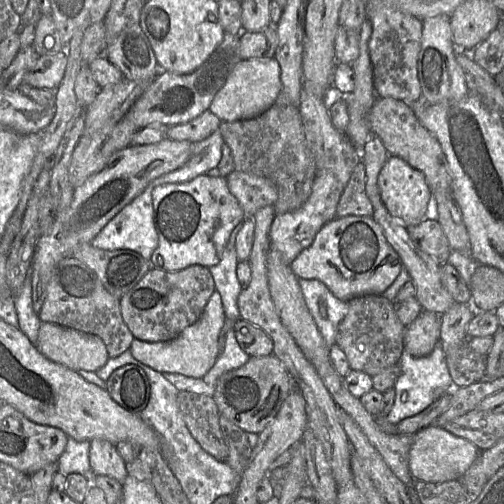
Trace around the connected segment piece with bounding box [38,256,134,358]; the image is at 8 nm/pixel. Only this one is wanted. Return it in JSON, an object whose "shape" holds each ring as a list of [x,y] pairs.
{"shape":[[[73,256],[63,258],[55,267],[47,284],[46,296],[38,317],[41,322],[98,336],[103,340],[109,358],[127,351],[134,340],[122,318],[119,299],[107,291],[90,268]]]}

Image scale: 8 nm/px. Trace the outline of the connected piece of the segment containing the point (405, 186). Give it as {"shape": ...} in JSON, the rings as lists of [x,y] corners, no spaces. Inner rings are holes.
{"shape":[[[389,155],[378,175],[381,199],[388,212],[404,226],[416,225],[429,217],[433,204],[433,192],[425,175],[404,159]]]}

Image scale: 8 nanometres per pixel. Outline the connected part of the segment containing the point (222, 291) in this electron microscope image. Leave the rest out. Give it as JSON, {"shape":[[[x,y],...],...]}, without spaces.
{"shape":[[[240,222],[233,229],[219,263],[209,267],[215,289],[221,296],[224,313],[228,320],[240,319],[237,300],[243,285],[239,282],[236,274],[239,262],[236,255],[236,237],[242,225],[243,222]]]}

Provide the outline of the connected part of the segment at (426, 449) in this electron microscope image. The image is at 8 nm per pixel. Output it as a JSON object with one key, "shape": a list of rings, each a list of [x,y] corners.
{"shape":[[[426,426],[413,436],[408,455],[409,472],[413,480],[428,483],[448,482],[462,476],[479,454],[480,450],[471,442],[453,435],[442,427]]]}

